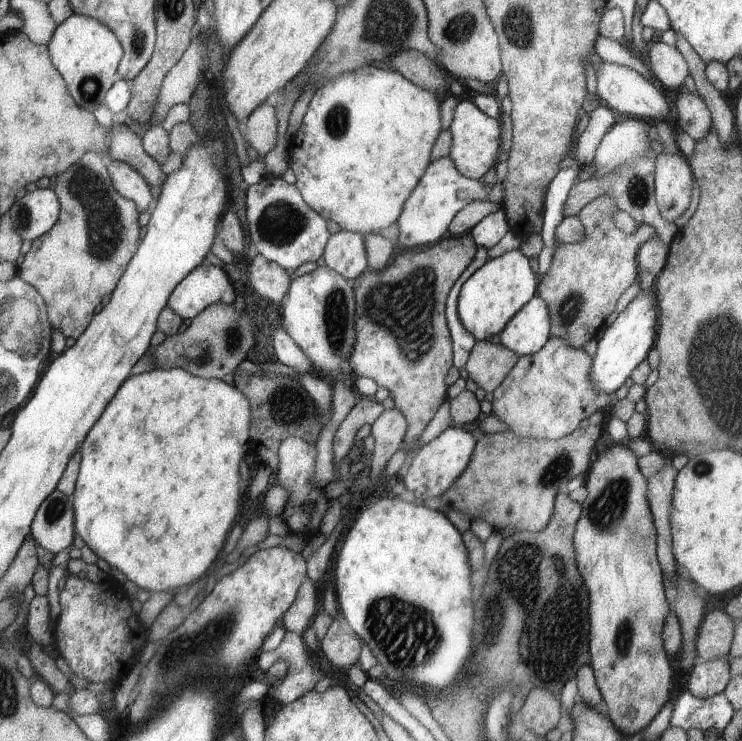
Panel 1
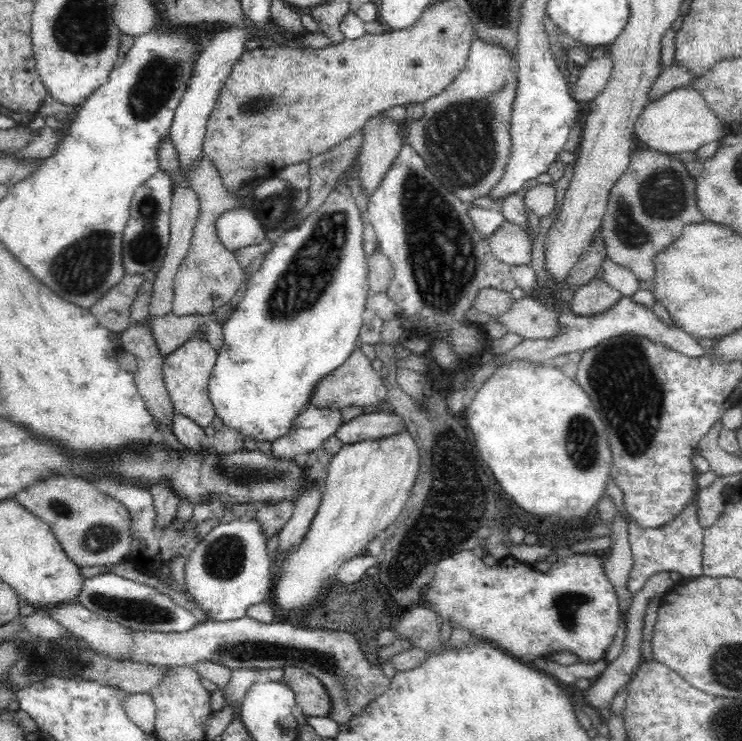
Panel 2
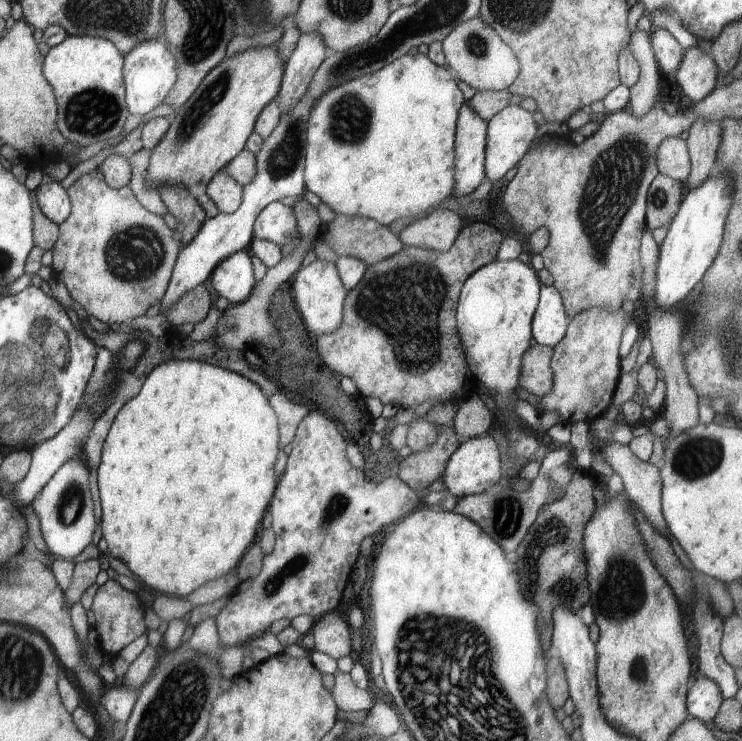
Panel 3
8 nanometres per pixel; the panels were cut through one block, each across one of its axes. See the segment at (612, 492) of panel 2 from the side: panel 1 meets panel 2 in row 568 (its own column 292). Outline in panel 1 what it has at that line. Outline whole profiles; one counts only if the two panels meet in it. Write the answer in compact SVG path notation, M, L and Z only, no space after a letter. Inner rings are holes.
M285 631L284 636L277 648L270 652L261 651L257 658L258 668L265 671L276 660L284 660L288 666L286 667L285 679L278 686L269 686L267 691L267 698L273 699L279 705L284 705L293 702L296 698L303 696L306 692L309 692L315 686L315 683L324 675L323 672L315 669L309 664L309 658L307 652L305 652L305 642L302 635L291 631Z

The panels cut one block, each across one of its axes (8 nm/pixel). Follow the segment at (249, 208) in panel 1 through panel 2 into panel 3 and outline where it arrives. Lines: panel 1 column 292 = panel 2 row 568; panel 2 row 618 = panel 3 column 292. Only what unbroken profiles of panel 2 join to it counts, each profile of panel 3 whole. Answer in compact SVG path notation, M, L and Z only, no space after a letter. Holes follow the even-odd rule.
M273 201L266 204L252 224L253 238L284 245L287 239L299 238L292 207Z

